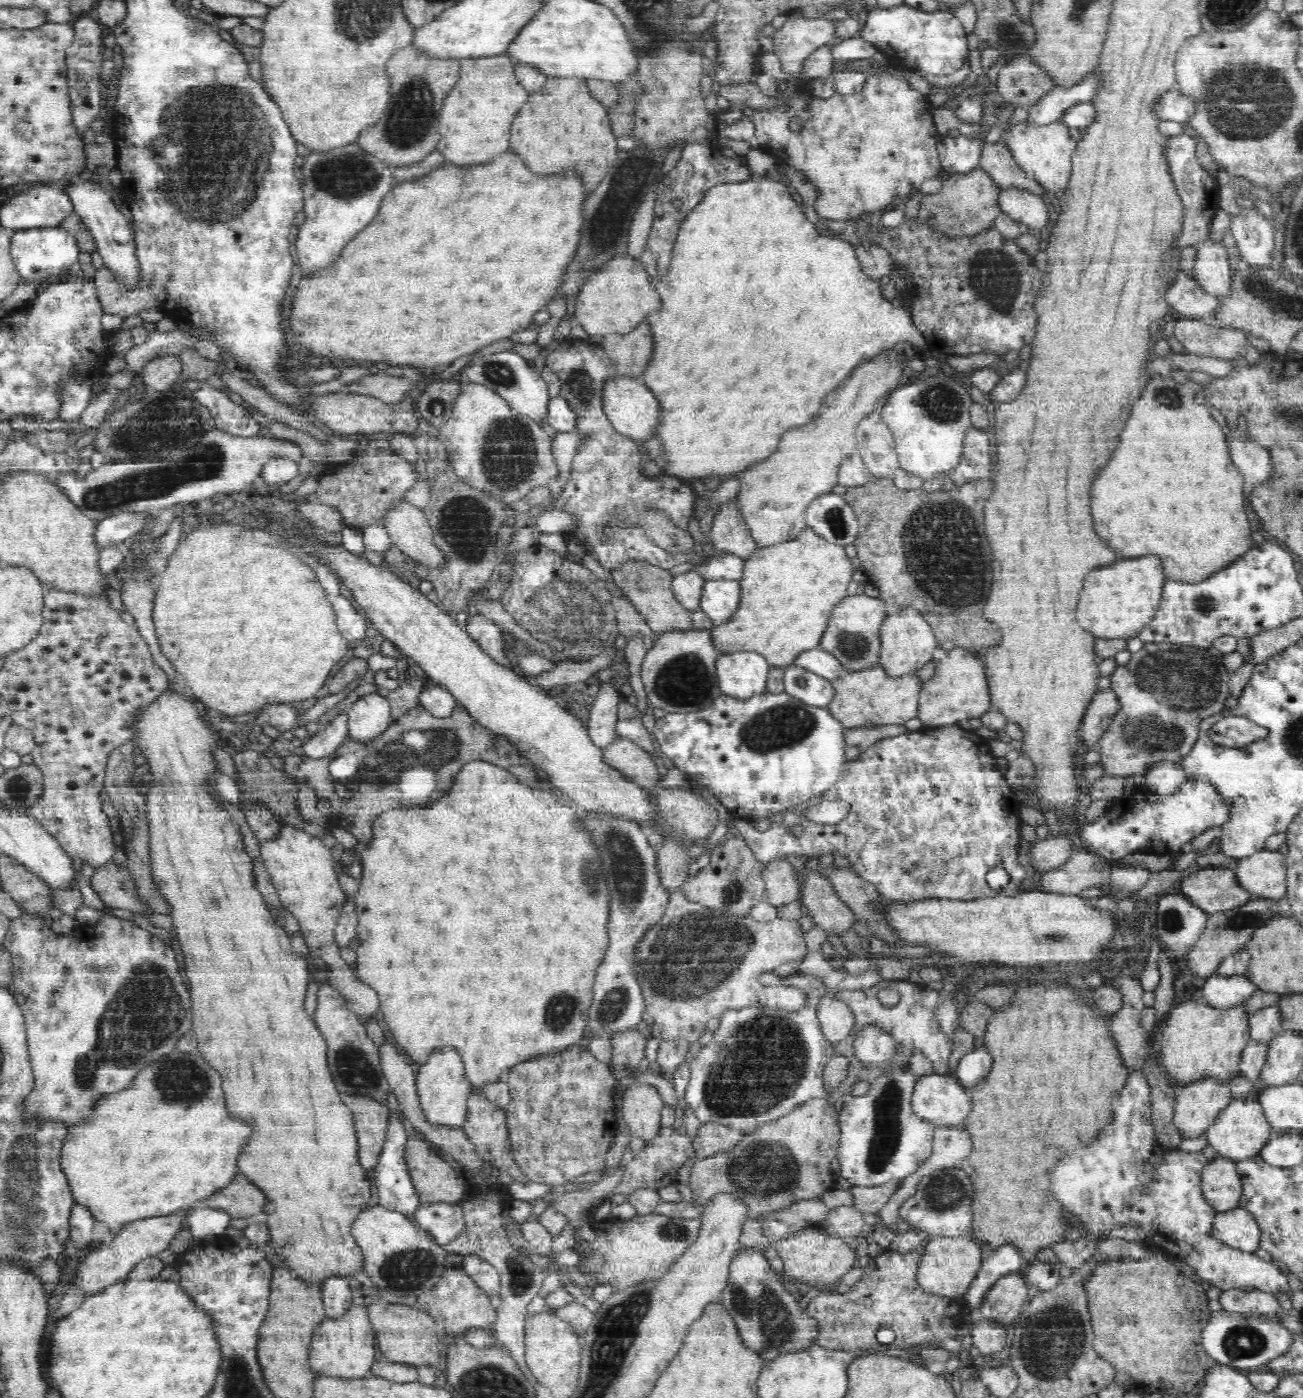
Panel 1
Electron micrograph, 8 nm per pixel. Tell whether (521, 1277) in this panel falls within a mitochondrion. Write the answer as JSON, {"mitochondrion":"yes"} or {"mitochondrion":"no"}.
{"mitochondrion":"yes"}

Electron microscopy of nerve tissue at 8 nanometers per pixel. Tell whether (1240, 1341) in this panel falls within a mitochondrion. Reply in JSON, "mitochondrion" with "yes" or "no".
{"mitochondrion":"yes"}

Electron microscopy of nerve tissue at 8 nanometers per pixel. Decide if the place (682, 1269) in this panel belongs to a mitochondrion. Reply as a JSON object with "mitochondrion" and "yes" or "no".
{"mitochondrion":"no"}

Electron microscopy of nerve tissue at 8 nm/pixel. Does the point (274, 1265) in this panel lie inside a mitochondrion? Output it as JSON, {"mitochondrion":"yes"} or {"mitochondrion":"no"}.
{"mitochondrion":"no"}

